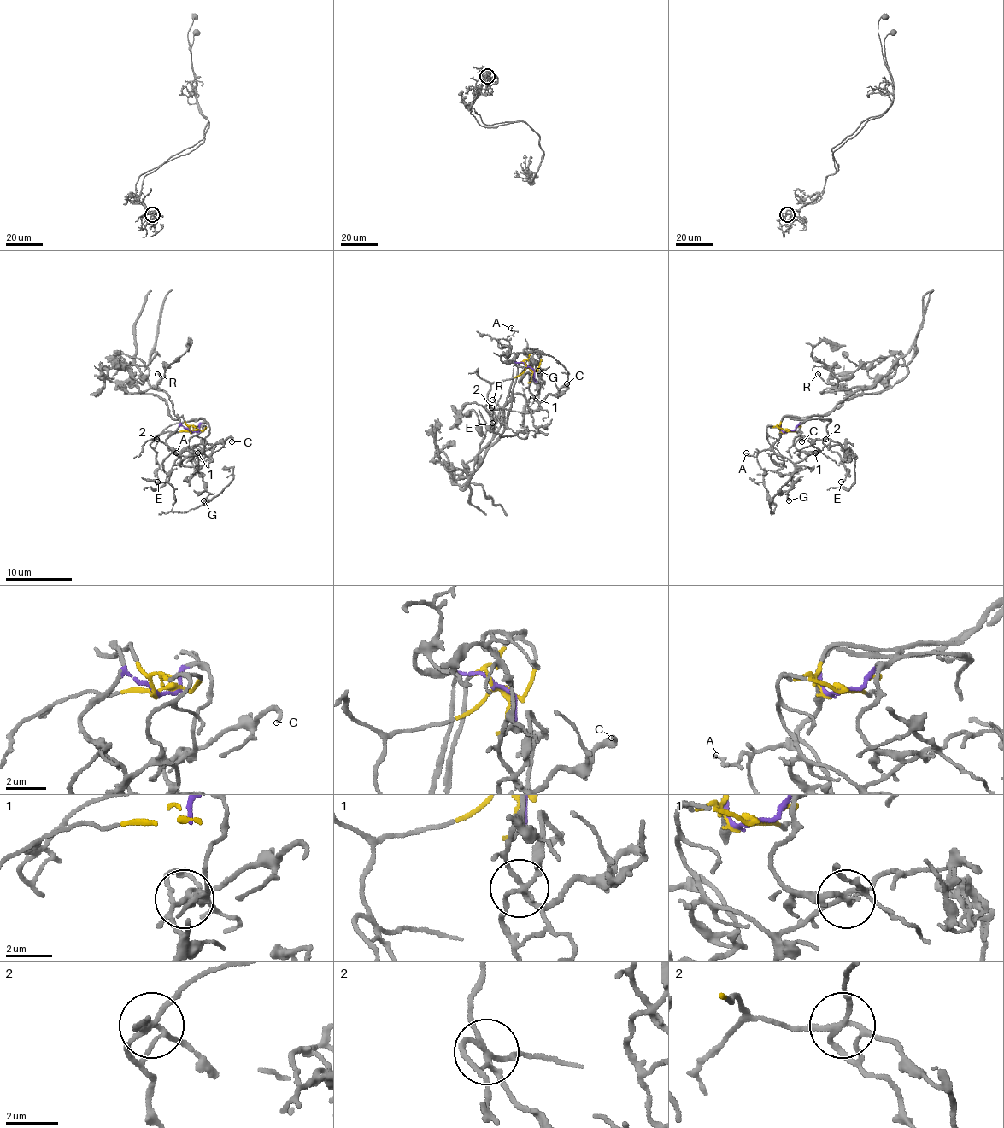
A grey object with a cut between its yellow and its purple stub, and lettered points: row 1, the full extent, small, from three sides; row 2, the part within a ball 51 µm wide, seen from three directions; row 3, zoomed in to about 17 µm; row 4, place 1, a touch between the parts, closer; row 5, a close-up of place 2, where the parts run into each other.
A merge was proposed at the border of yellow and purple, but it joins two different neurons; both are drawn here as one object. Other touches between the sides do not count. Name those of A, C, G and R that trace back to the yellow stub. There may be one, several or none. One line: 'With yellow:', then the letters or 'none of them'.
With yellow: C, R

